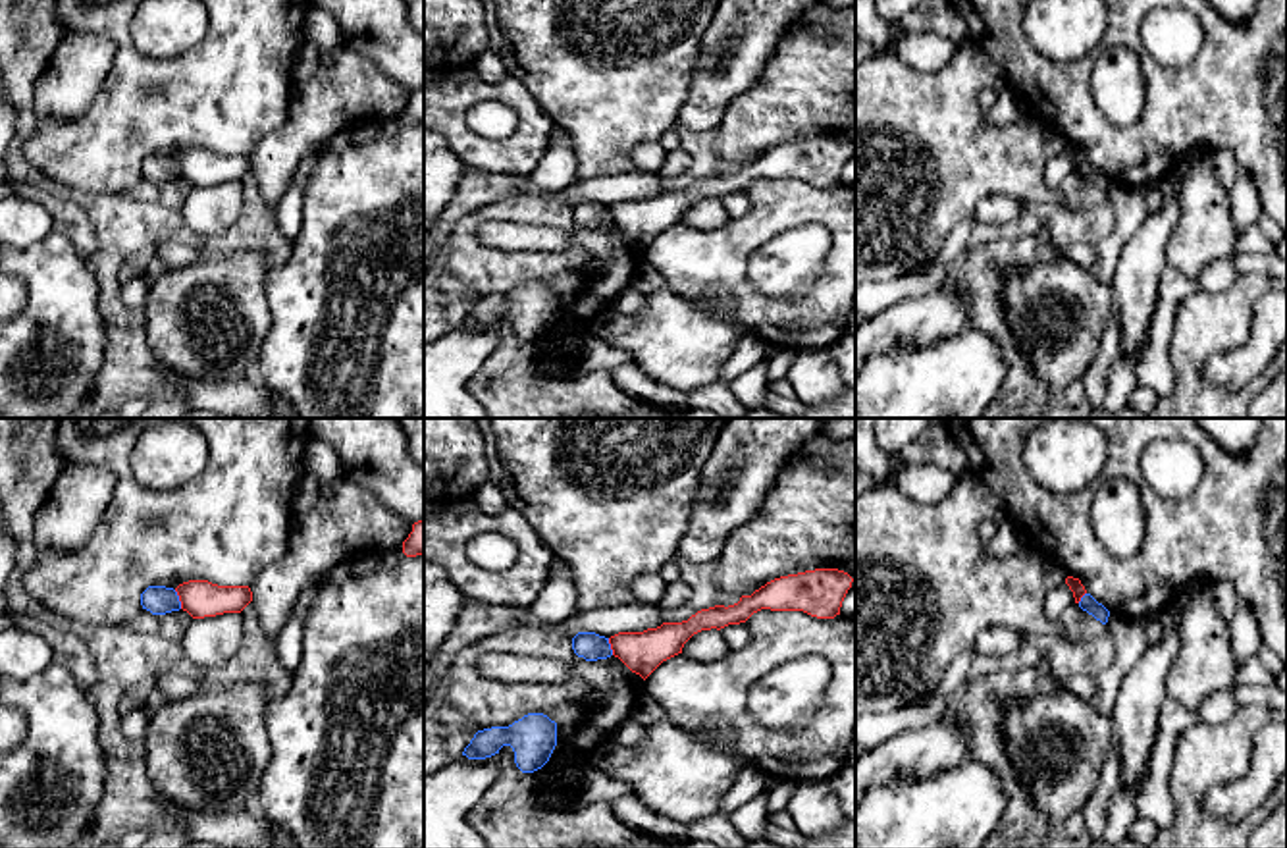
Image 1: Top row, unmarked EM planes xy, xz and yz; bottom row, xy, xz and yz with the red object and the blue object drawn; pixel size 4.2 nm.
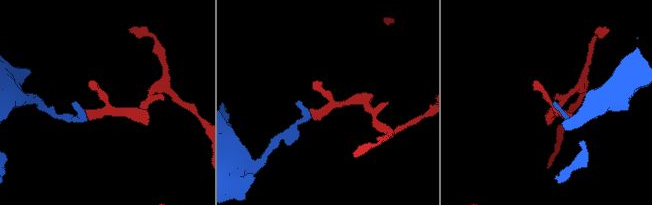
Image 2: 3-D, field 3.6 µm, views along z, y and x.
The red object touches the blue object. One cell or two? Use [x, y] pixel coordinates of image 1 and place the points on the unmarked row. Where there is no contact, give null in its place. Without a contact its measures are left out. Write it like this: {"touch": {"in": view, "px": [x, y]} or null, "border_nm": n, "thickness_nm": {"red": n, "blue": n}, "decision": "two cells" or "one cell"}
{"touch": {"in": "xy", "px": [180, 168]}, "border_nm": 90, "thickness_nm": {"red": 160, "blue": 120}, "decision": "two cells"}

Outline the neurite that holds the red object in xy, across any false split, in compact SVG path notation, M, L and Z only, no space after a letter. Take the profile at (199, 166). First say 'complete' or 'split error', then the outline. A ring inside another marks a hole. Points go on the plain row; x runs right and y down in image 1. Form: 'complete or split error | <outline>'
complete | M189 148L175 156L181 177L193 187L241 181L250 170L249 154L218 154L208 148Z

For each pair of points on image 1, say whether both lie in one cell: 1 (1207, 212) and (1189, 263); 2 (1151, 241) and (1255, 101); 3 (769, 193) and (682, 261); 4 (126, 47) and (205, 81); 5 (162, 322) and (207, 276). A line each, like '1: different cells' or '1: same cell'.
1: same cell
2: different cells
3: same cell
4: same cell
5: same cell

